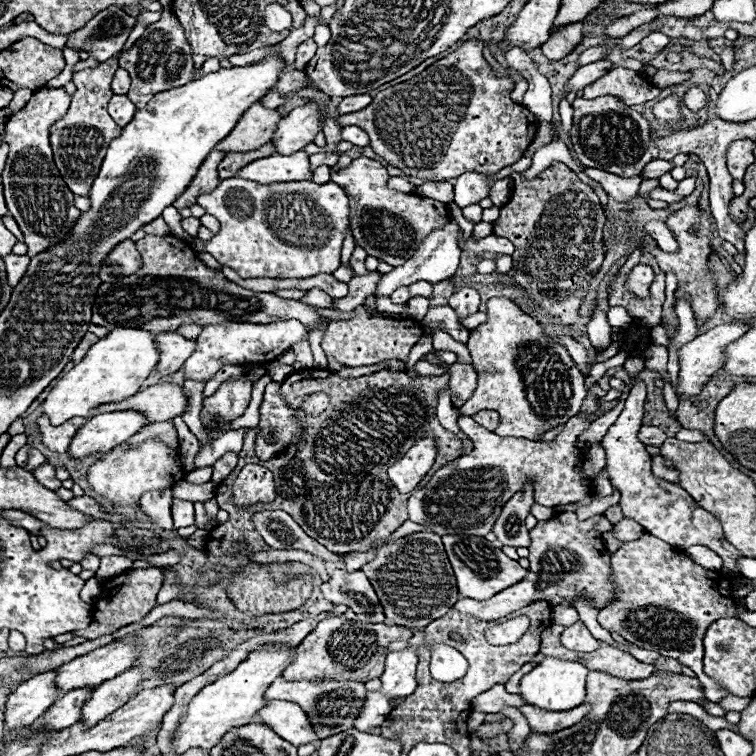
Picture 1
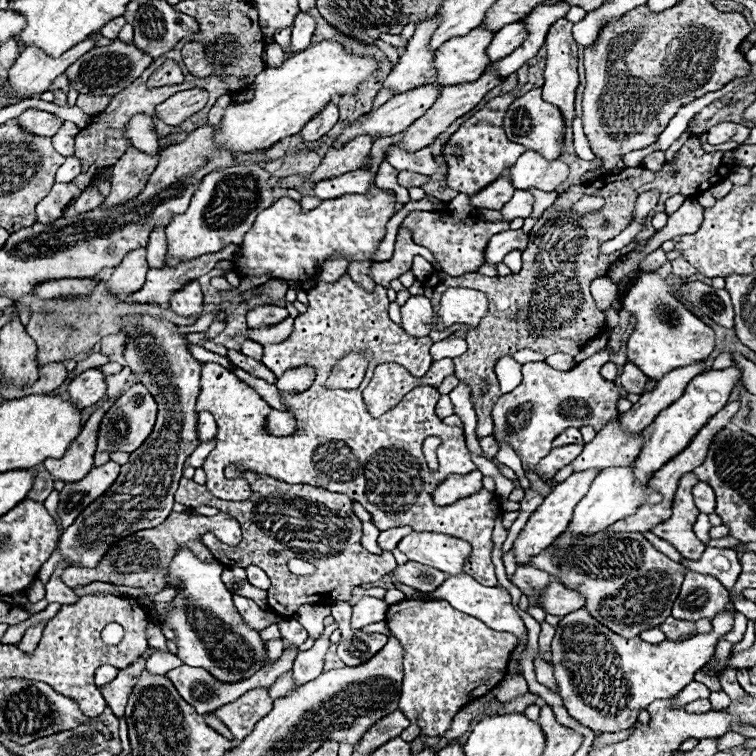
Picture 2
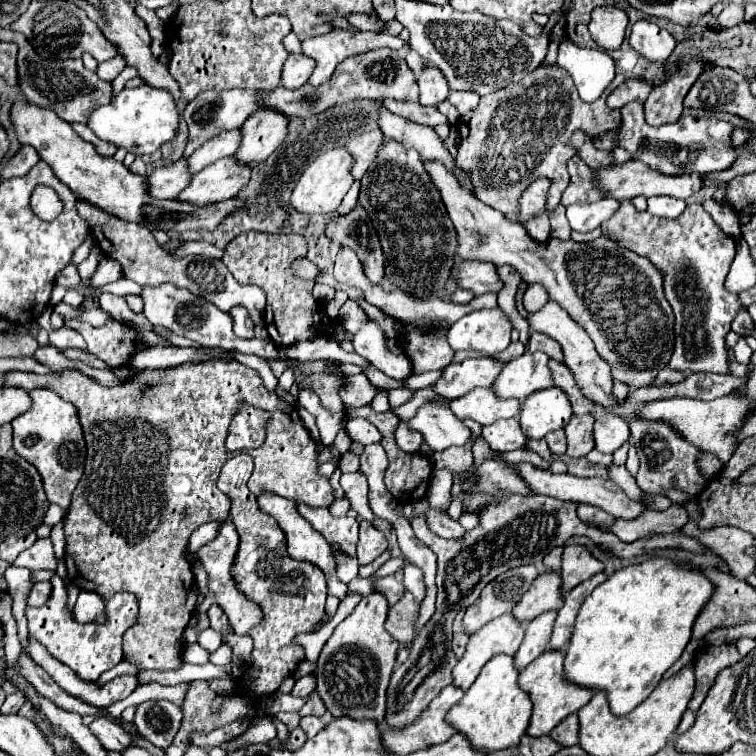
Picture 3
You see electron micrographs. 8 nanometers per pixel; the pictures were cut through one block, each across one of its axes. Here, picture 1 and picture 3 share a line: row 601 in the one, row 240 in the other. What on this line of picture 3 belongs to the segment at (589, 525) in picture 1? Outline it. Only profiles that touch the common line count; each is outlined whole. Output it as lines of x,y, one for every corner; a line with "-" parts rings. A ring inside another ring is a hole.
430,162
426,164
426,170
430,172
434,184
438,186
446,210
456,226
458,244
460,244
456,254
460,258
494,262
496,266
510,264
520,272
520,276
526,282
542,284
550,300
558,302
564,310
568,310
568,316
572,316
572,320
588,332
588,336
596,346
598,356
610,364
612,380
620,380
628,388
640,388
656,380
656,374
666,366
666,360
670,360
674,352
674,316
672,316
672,306
664,296
664,274
648,258
636,256
634,252
626,250
624,246
604,236
586,244
550,236
544,244
536,244
536,240
530,240
530,236
526,234
524,226
504,220
502,212
482,204
472,194
464,192
464,188
442,164
-
478,236
484,238
484,244
480,246
478,246

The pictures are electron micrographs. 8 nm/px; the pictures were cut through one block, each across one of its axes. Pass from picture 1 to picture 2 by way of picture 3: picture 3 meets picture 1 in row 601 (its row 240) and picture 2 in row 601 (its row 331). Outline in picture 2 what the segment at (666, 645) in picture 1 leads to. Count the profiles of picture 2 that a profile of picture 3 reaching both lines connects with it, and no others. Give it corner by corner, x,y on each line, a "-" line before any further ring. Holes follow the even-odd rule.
688,570
672,608
672,616
680,616
680,620
712,620
716,614
724,612
728,604
728,590
716,578

